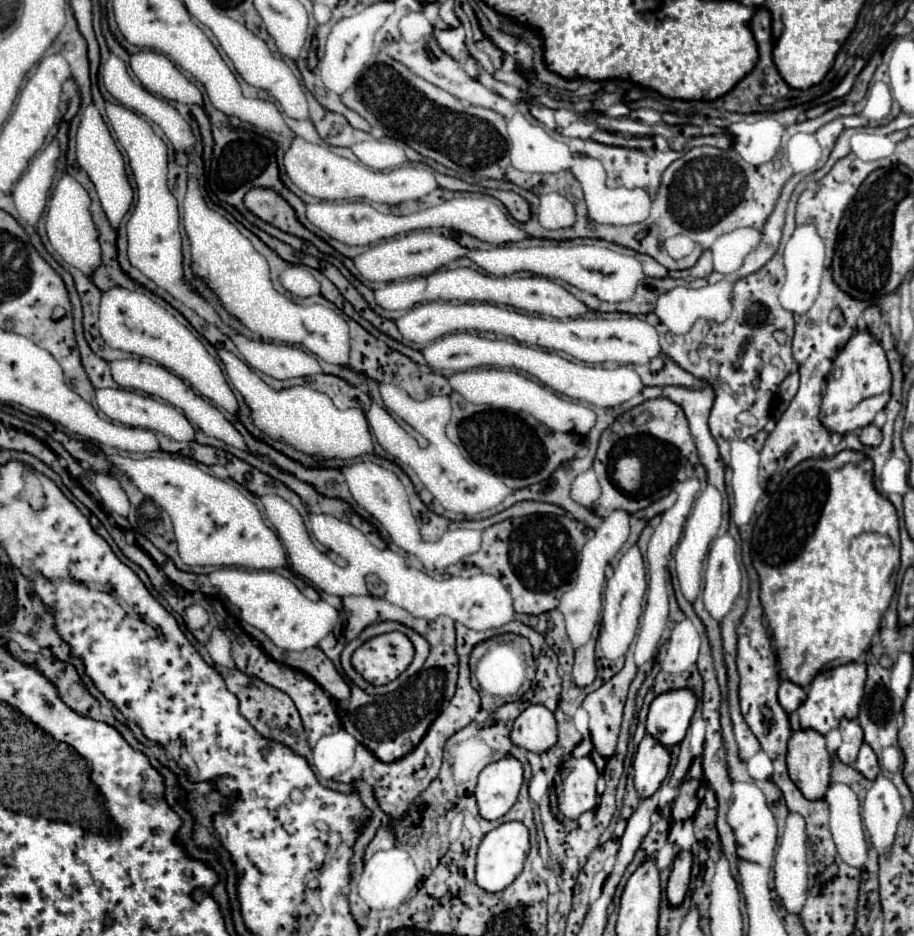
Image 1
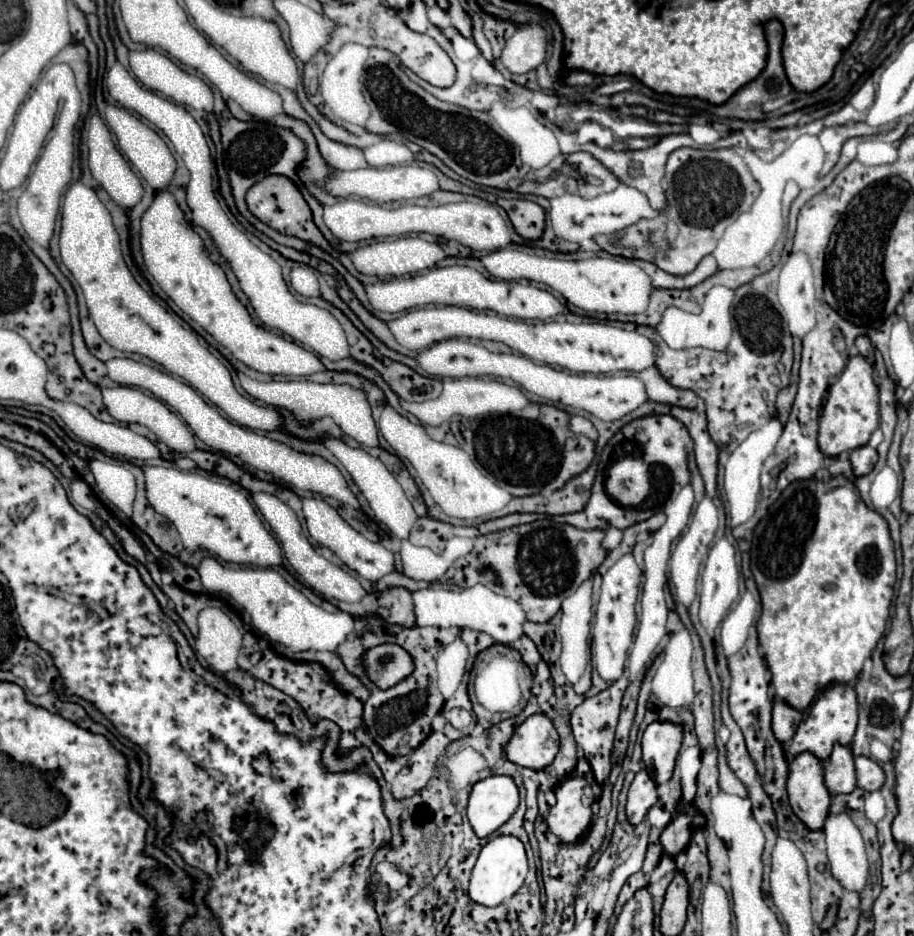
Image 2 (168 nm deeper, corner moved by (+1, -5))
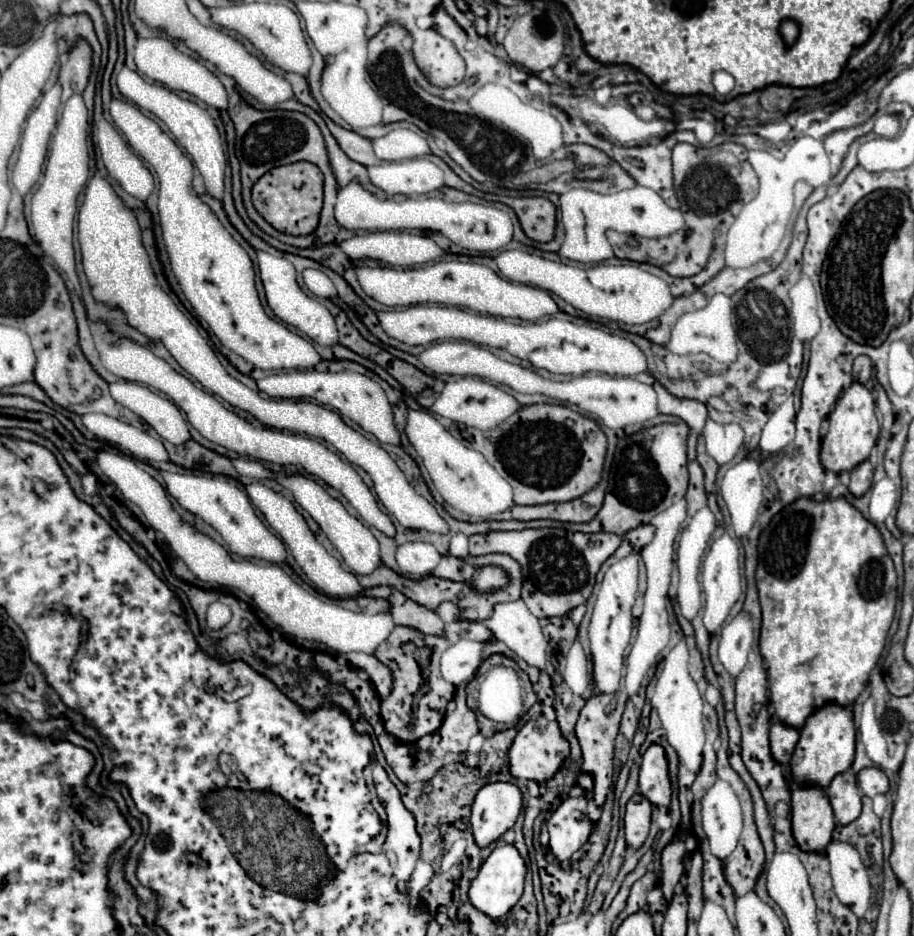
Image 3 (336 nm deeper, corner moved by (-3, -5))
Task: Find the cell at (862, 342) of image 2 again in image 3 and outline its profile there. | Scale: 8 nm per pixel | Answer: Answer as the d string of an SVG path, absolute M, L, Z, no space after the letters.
M857 356L855 358L855 362L853 362L853 380L857 380L857 382L861 382L861 384L865 384L867 380L869 380L869 376L871 376L871 372L873 372L873 364L871 364L871 358L869 356Z

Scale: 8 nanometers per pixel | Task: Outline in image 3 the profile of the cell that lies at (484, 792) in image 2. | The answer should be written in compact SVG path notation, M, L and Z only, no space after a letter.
M493 782L481 788L471 810L475 842L489 846L507 832L521 812L521 790L511 782Z

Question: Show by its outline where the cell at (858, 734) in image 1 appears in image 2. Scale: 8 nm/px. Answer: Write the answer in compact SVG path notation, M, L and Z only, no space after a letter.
M835 746L823 768L825 786L831 796L851 794L855 790L855 758L849 746Z

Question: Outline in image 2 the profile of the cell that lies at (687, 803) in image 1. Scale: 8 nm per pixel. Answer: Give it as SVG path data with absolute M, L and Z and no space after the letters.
M679 814L661 834L661 846L669 854L669 858L675 858L685 846L689 844L691 838L691 816Z

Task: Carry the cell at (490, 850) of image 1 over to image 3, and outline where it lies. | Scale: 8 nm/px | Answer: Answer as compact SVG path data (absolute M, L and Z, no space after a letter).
M513 844L497 846L489 854L489 858L481 864L477 878L471 882L471 888L469 888L471 904L477 910L491 916L491 918L505 916L507 910L511 910L517 904L517 900L521 898L521 894L523 894L525 874L527 874L527 866L525 866L525 860L521 858L521 854L517 852L517 848Z

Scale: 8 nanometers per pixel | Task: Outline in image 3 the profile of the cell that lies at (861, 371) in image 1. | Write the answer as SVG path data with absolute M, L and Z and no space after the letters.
M853 382L837 400L833 412L829 414L829 430L821 442L821 464L833 472L855 468L859 462L869 458L869 452L875 446L877 436L879 422L875 414L875 400L863 384Z

